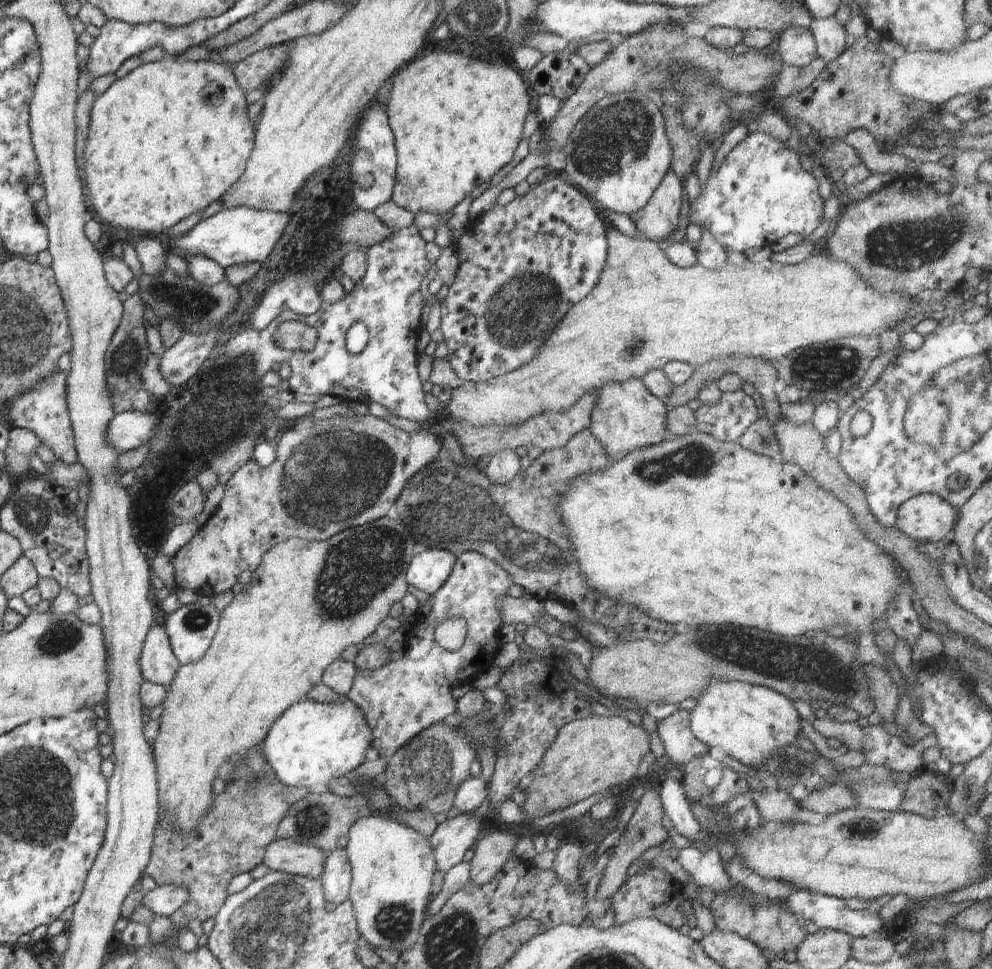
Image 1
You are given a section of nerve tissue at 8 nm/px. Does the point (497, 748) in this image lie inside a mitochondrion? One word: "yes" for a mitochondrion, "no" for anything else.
no

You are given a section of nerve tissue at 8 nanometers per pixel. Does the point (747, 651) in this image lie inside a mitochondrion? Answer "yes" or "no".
yes

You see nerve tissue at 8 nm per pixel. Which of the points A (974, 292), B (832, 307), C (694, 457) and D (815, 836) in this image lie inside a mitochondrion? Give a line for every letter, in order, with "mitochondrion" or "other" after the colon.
A: other
B: other
C: mitochondrion
D: other

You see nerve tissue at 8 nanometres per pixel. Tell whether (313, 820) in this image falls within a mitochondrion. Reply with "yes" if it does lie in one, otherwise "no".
yes

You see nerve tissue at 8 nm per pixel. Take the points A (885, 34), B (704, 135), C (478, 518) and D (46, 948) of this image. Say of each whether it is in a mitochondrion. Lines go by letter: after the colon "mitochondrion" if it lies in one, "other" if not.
A: other
B: other
C: mitochondrion
D: other

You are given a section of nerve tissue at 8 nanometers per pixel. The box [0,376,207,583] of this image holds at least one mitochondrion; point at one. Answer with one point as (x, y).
(33, 513)

